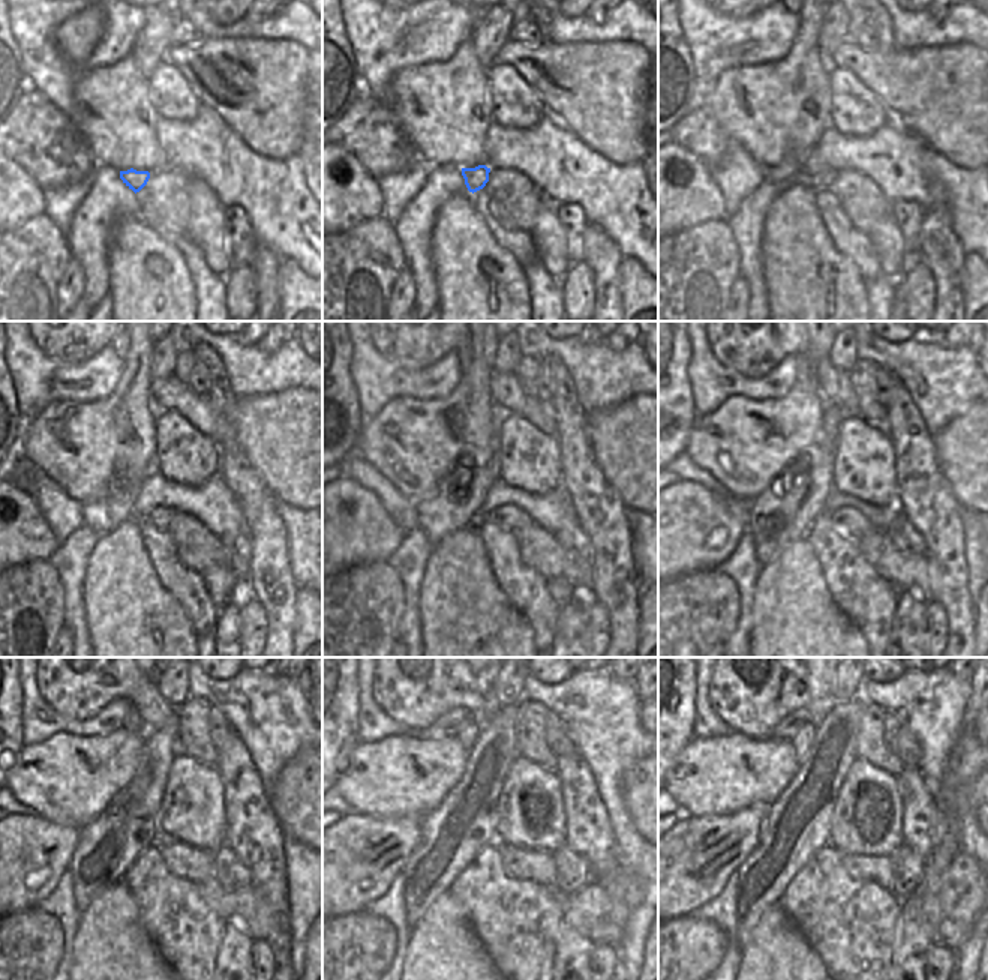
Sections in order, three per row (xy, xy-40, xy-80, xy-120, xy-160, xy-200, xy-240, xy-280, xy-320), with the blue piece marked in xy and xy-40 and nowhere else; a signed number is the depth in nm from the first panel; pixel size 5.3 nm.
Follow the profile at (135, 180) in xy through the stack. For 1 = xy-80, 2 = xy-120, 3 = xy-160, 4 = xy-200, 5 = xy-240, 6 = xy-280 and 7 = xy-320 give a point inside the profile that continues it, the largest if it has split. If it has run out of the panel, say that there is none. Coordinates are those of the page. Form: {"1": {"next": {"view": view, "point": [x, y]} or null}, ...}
{"1": {"next": {"view": "xy-80", "point": [822, 180]}}, "2": {"next": {"view": "xy-120", "point": [159, 517]}}, "3": {"next": {"view": "xy-160", "point": [508, 518]}}, "4": {"next": {"view": "xy-200", "point": [846, 521]}}, "5": {"next": {"view": "xy-240", "point": [185, 862]}}, "6": {"next": {"view": "xy-280", "point": [532, 865]}}, "7": {"next": {"view": "xy-320", "point": [876, 869]}}}

